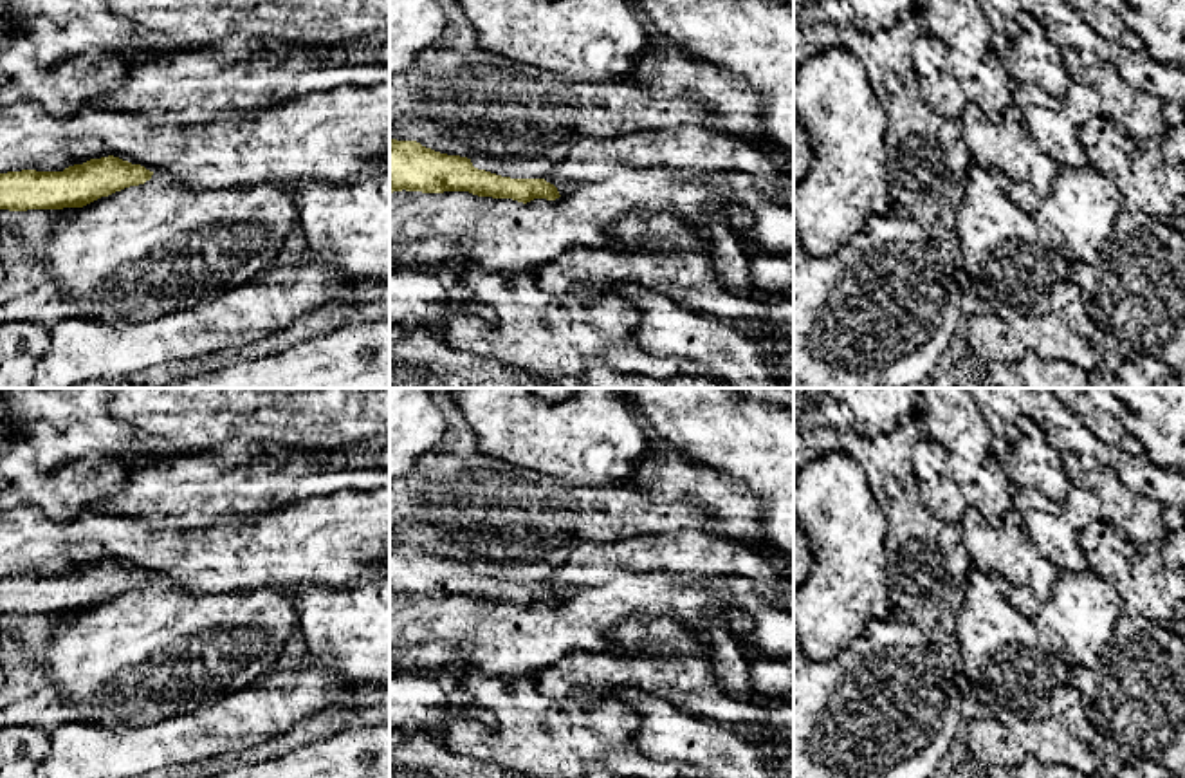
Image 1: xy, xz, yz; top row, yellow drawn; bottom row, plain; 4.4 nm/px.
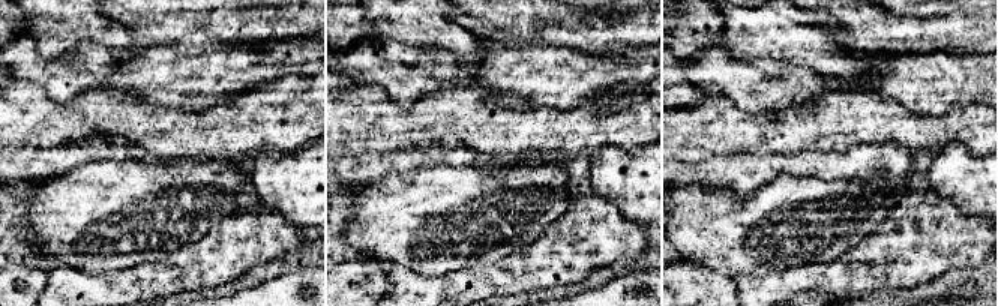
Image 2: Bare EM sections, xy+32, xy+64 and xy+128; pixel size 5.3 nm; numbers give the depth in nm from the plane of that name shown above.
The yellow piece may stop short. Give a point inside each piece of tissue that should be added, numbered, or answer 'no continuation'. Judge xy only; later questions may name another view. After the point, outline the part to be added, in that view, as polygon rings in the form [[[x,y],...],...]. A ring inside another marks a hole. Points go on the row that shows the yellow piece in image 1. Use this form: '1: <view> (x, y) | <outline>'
no continuation

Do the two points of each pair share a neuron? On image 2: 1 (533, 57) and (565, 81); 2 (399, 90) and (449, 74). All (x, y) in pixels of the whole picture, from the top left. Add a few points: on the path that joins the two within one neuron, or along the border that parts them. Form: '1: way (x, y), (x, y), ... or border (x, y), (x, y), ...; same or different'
1: way (541, 65), (557, 74); same
2: way (411, 81), (437, 74); same

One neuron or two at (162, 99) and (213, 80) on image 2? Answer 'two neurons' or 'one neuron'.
one neuron

